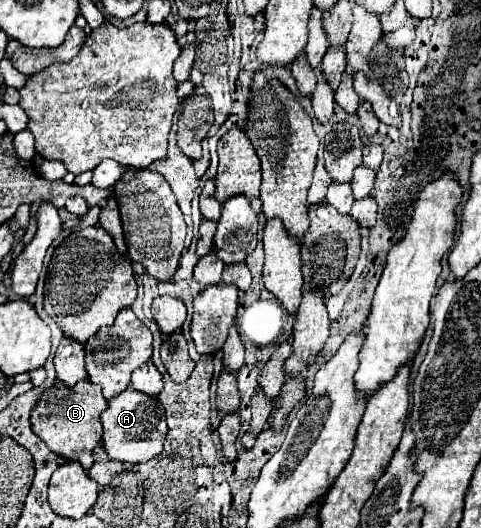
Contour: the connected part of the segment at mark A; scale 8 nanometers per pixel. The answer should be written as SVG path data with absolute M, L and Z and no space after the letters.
M128 386L124 392L120 392L116 398L108 402L108 408L100 414L100 420L104 426L102 446L110 458L130 464L142 464L162 452L168 428L164 408L160 406L156 396L142 394Z

